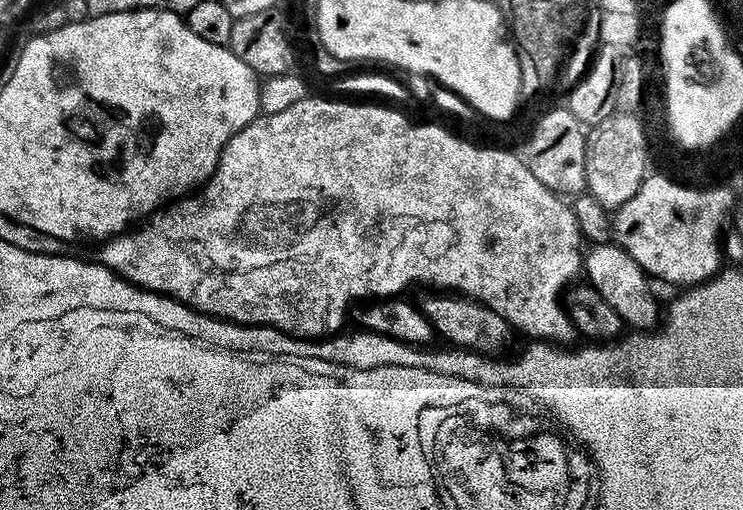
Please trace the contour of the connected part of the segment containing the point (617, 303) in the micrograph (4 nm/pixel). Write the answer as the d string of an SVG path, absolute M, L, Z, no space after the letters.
M596 242L587 249L582 265L583 275L587 283L592 285L614 310L624 319L625 325L632 330L652 330L661 323L662 304L656 301L656 296L652 293L653 281L634 258L619 243L604 244L606 242Z

